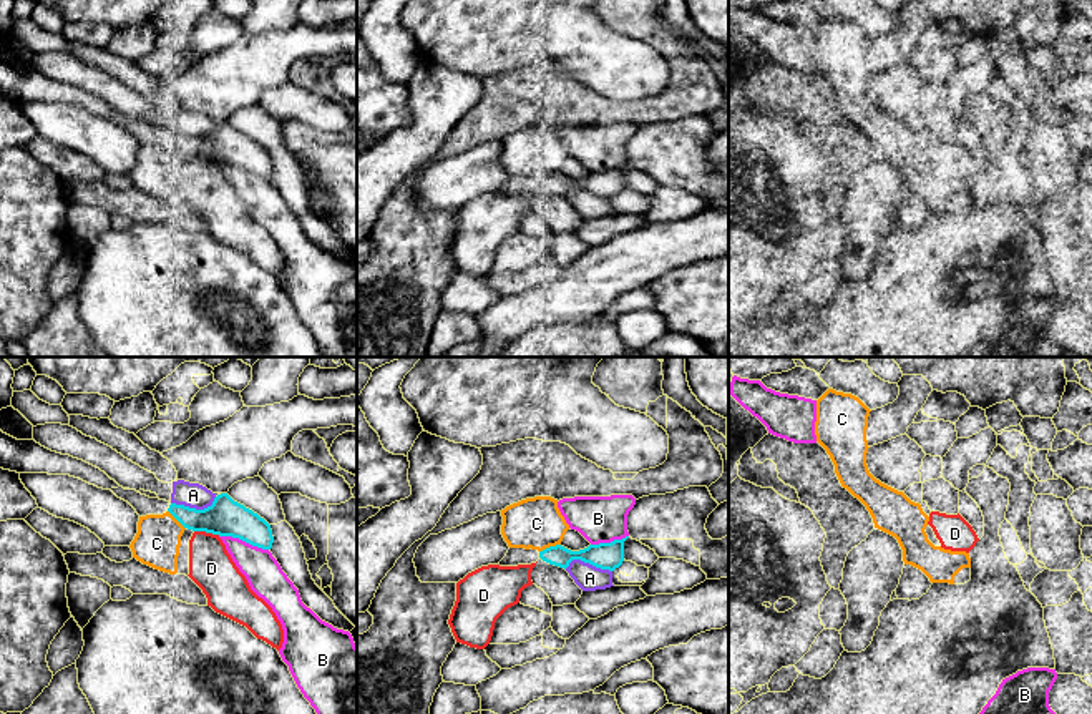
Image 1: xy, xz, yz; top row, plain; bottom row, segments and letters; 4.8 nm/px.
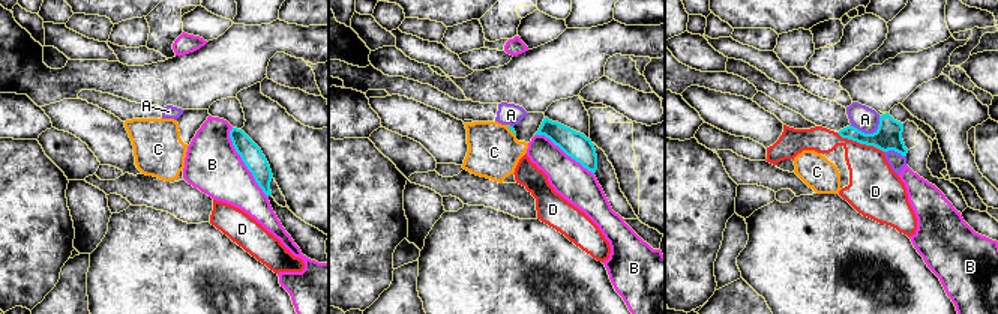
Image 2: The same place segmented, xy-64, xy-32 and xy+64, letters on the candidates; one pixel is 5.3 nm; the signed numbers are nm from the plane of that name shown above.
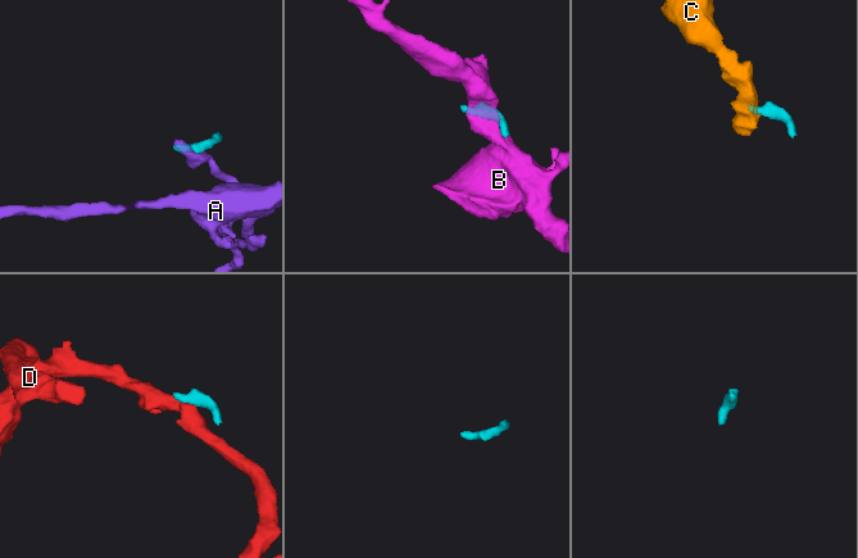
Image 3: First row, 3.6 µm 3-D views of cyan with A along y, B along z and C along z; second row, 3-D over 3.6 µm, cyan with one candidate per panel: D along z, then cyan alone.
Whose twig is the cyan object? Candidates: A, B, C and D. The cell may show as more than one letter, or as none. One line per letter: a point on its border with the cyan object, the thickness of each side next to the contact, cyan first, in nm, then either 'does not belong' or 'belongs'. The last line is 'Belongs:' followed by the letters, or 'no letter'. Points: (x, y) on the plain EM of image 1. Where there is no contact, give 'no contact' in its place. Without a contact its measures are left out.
A: xy (194, 136) | 180/120 nm | does not belong
B: xy (244, 168) | 180/180 nm | does not belong
C: xz (550, 175) | 110/240 nm | does not belong
D: xy (208, 160) | 180/220 nm | does not belong
Belongs: no letter

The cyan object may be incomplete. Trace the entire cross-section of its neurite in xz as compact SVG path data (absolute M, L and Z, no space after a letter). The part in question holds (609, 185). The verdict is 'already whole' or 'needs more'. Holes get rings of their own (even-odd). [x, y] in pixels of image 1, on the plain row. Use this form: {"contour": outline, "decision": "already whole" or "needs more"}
{"contour": "M614 168L611 171L589 173L584 178L571 179L561 173L549 174L543 179L538 178L524 178L524 176L509 176L506 184L498 191L500 194L518 194L518 193L531 193L539 186L549 193L568 196L573 188L581 188L601 198L614 199L624 189L624 169Z", "decision": "needs more"}

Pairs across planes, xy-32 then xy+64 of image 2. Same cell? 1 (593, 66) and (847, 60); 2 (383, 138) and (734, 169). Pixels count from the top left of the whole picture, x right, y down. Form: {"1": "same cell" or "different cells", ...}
{"1": "different cells", "2": "different cells"}

